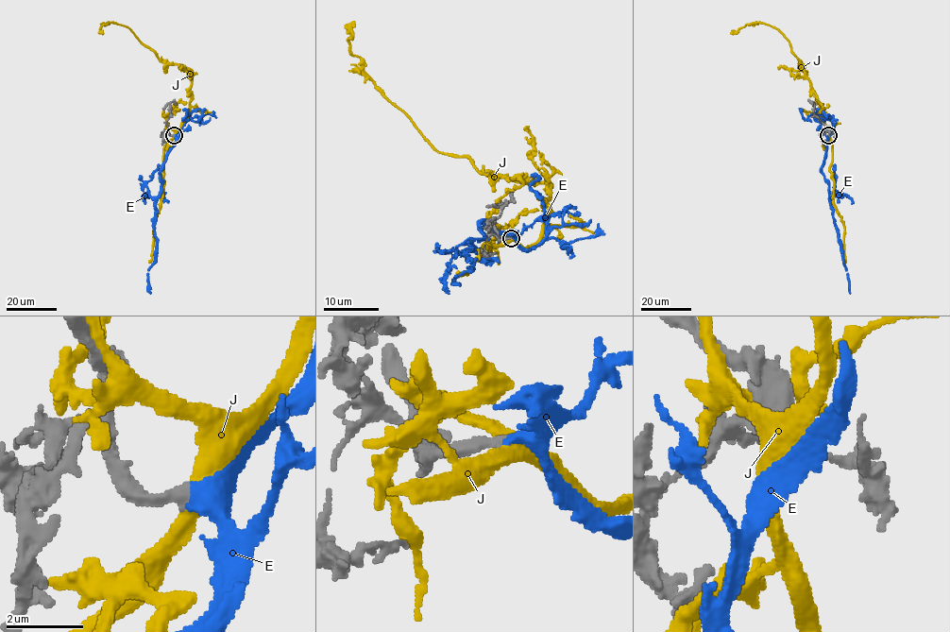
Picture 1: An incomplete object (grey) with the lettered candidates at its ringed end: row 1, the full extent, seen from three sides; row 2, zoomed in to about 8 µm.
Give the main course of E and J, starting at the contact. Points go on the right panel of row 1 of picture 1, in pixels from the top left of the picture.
E: (828, 135), (822, 172), (828, 183), (829, 200), (848, 273), (850, 294)
J: (829, 135), (832, 121), (823, 112), (803, 64), (791, 51), (790, 42), (777, 29), (753, 23), (730, 33)

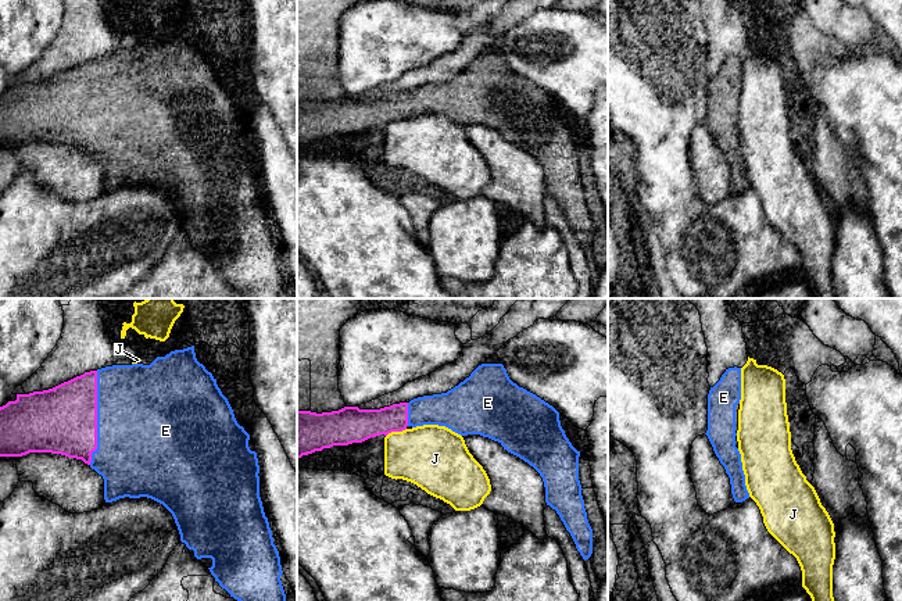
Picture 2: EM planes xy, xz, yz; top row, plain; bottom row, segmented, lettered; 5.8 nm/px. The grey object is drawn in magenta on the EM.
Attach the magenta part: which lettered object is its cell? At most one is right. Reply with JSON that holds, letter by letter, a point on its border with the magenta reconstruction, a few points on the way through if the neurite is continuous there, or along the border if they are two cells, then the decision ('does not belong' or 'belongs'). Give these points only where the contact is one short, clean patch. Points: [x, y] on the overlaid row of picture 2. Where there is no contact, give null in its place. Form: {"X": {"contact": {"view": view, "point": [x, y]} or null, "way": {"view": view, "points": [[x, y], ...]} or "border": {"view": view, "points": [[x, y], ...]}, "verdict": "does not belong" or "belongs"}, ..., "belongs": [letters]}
{"E": {"contact": {"view": "xy", "point": [96, 418]}, "verdict": "belongs"}, "J": {"contact": {"view": "xz", "point": [396, 430]}, "verdict": "does not belong"}, "belongs": ["E"]}

